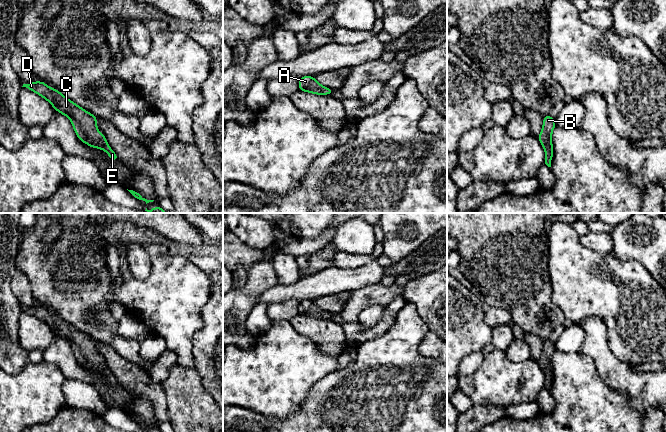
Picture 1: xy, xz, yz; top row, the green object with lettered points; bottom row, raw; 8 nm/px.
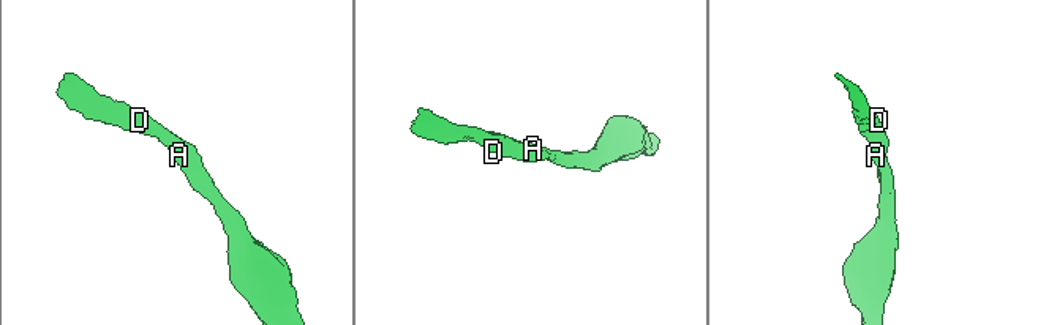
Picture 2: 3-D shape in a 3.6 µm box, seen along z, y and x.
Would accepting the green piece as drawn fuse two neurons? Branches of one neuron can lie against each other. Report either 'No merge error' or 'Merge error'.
No merge error

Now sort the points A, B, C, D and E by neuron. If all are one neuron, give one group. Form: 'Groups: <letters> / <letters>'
Groups: A B C D E

